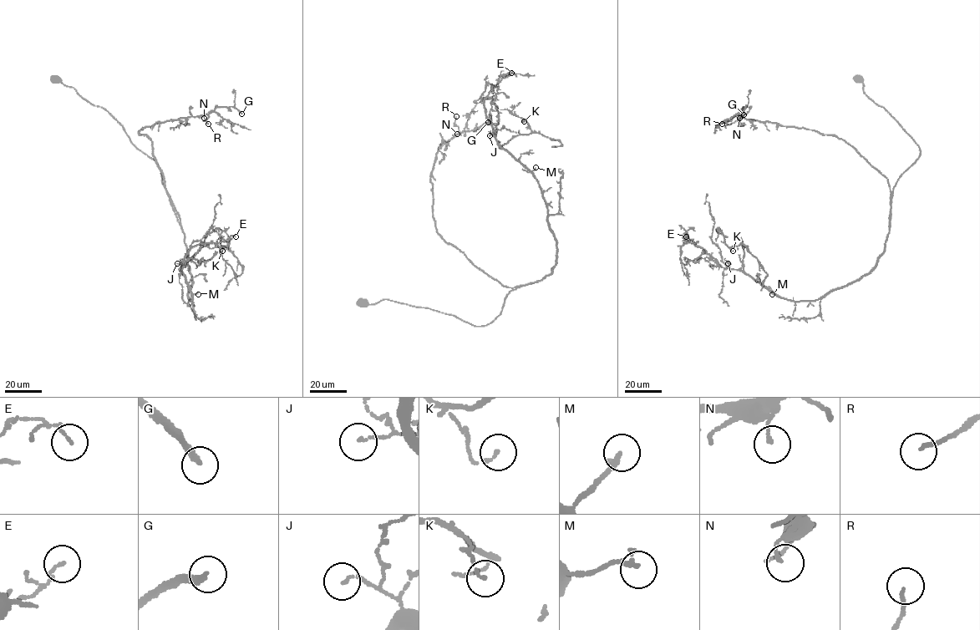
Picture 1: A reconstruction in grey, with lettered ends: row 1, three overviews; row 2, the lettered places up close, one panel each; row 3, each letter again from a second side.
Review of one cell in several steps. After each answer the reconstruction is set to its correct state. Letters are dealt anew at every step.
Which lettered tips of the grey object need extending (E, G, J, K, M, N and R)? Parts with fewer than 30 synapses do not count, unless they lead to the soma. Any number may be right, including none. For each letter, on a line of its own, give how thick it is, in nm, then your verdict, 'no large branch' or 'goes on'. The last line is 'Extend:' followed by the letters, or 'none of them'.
E: calibre 100 nm; no large branch
G: calibre 280 nm; goes on
J: calibre 120 nm; no large branch
K: calibre 110 nm; no large branch
M: calibre 240 nm; no large branch
N: calibre 120 nm; no large branch
R: calibre 140 nm; goes on
Extend: G, R

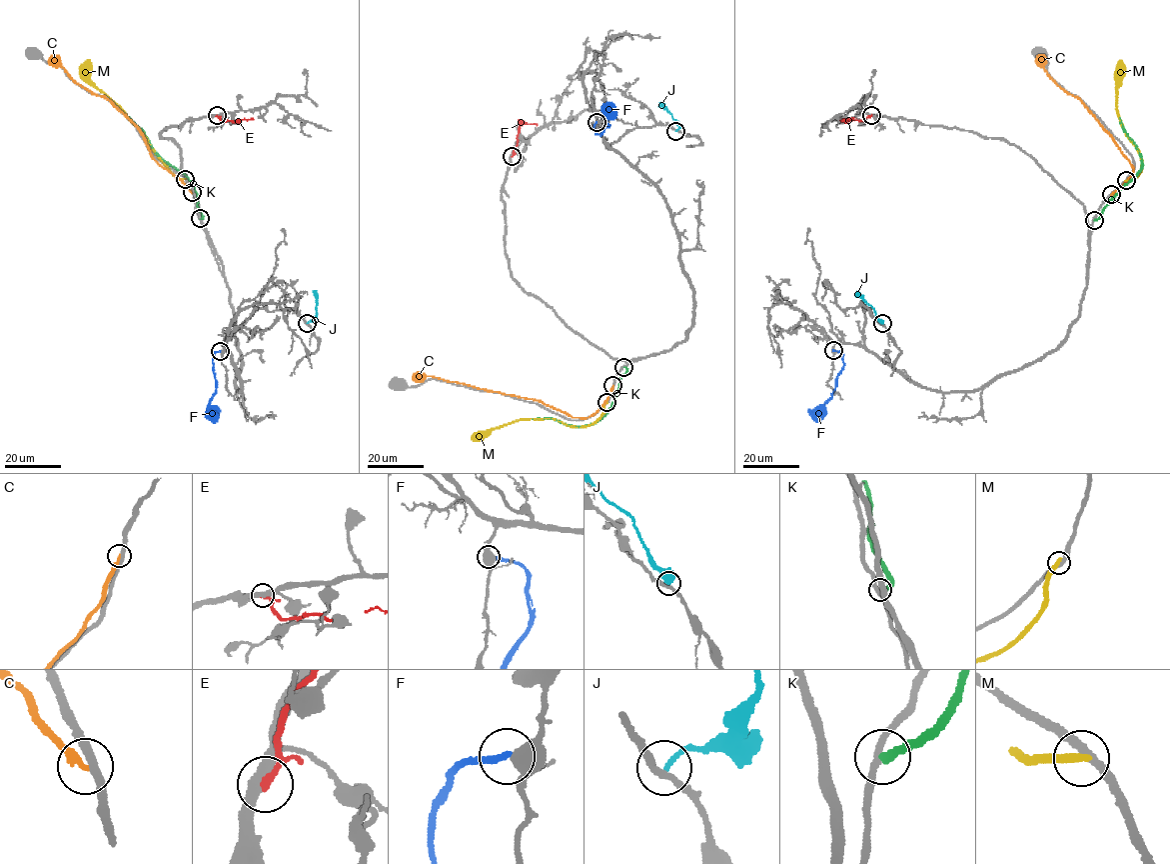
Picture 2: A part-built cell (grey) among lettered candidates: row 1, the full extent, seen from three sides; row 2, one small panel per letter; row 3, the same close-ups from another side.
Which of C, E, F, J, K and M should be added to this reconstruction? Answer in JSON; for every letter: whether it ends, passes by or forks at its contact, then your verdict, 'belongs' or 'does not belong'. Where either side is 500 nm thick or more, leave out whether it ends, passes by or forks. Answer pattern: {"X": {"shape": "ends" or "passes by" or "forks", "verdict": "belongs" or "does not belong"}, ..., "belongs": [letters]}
{"C": {"shape": "ends", "verdict": "does not belong"}, "E": {"shape": "ends", "verdict": "does not belong"}, "F": {"shape": "ends", "verdict": "does not belong"}, "J": {"shape": "ends", "verdict": "does not belong"}, "K": {"shape": "ends", "verdict": "does not belong"}, "M": {"shape": "ends", "verdict": "does not belong"}, "belongs": []}

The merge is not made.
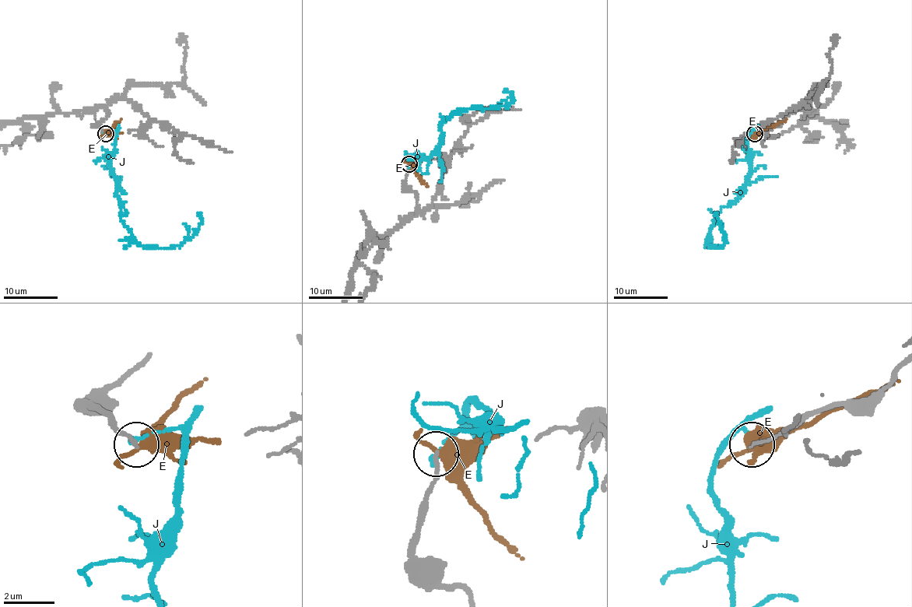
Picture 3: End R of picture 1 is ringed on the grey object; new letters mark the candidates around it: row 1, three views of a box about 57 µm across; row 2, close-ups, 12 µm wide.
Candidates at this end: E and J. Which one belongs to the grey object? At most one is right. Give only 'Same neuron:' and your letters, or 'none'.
Same neuron: none

